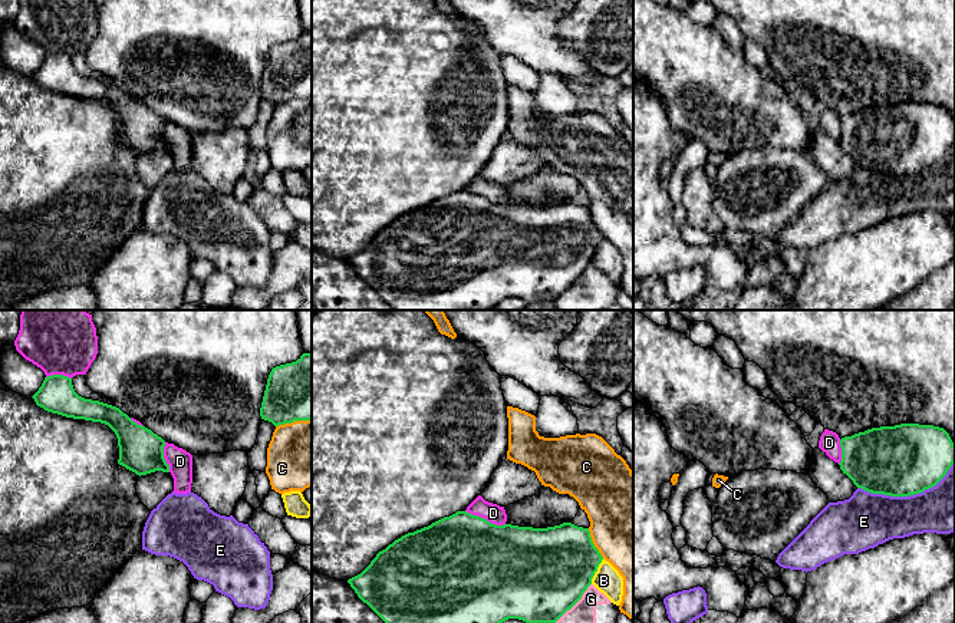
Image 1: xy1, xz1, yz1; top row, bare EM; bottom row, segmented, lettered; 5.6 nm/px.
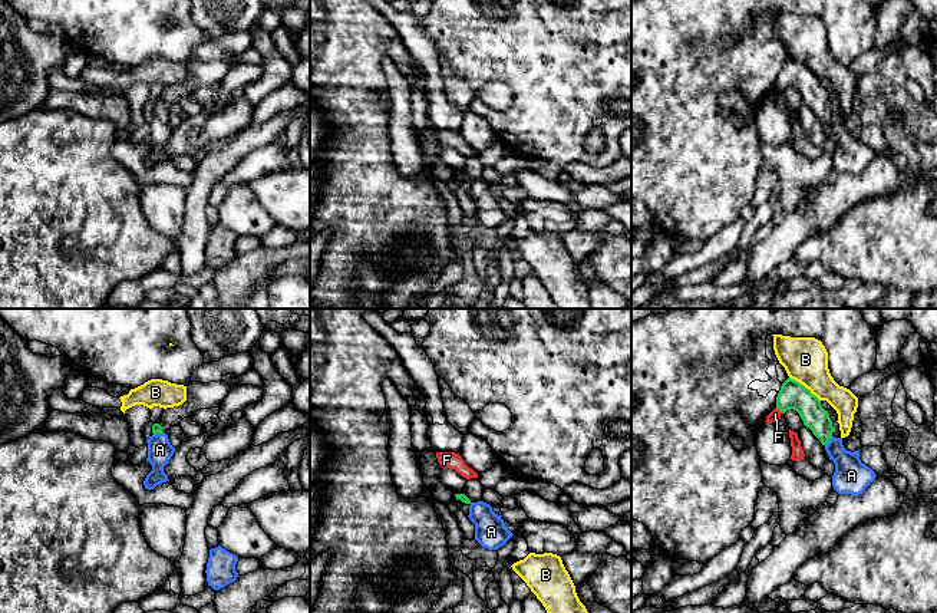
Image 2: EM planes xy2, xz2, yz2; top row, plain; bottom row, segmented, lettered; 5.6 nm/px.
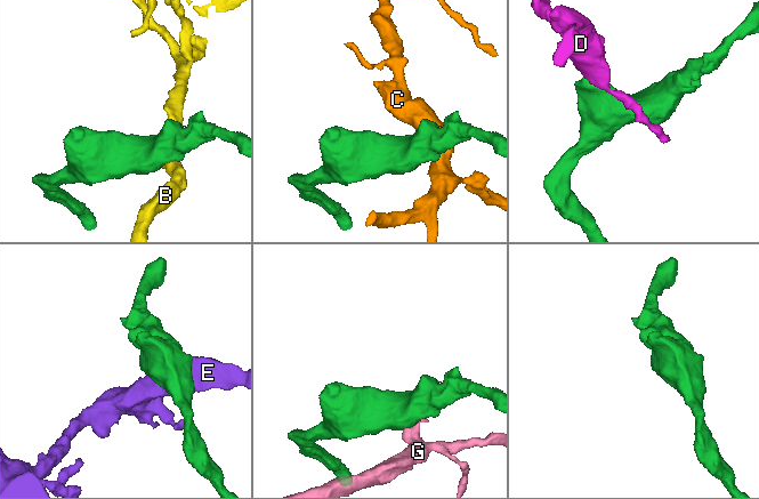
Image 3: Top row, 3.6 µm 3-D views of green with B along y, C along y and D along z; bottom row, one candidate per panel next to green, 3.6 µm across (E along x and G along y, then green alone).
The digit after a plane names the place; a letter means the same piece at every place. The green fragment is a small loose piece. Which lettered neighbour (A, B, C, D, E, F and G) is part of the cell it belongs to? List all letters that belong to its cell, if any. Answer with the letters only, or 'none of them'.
A

